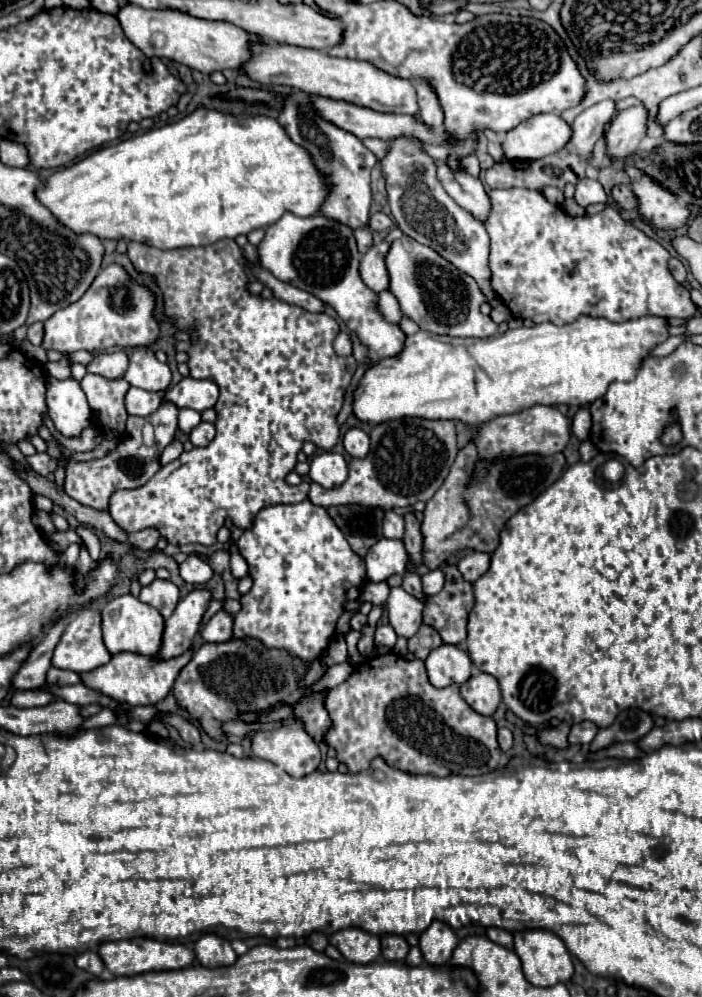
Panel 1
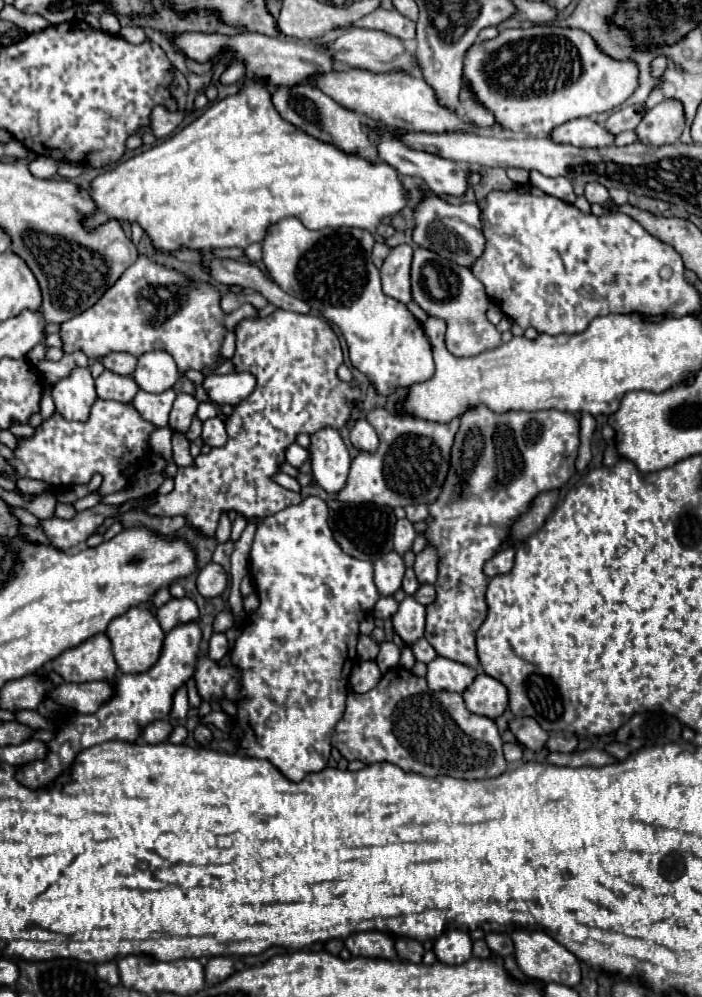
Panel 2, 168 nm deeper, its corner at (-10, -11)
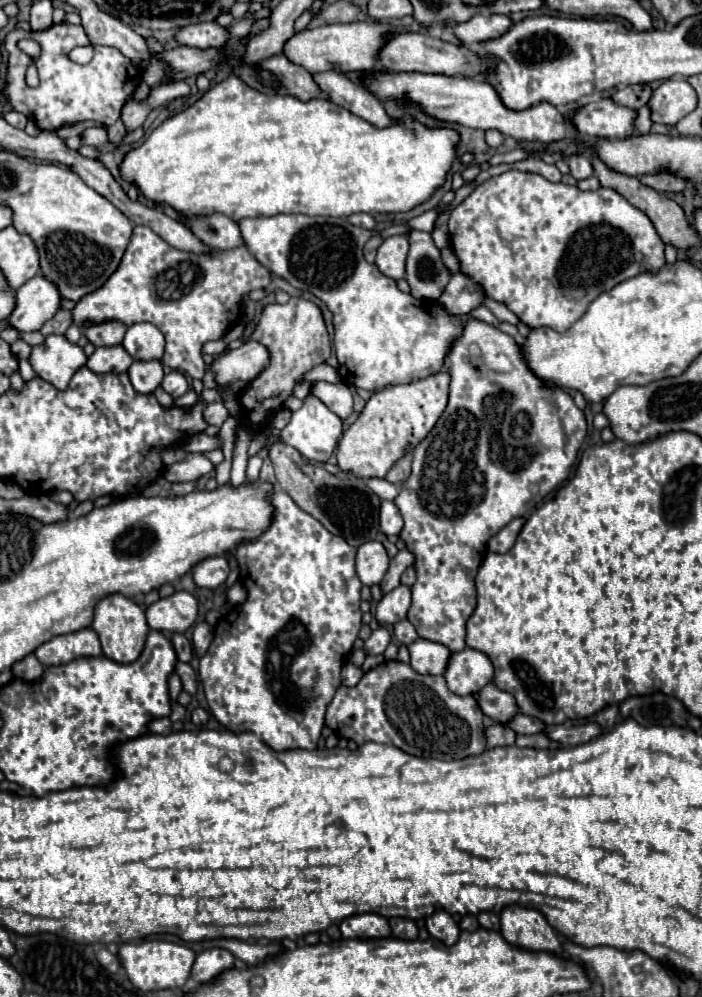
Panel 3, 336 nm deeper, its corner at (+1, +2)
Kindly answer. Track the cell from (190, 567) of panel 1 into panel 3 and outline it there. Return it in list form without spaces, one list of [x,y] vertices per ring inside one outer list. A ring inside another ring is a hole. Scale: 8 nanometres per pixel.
[[[214,556],[214,558],[206,558],[200,564],[196,564],[192,568],[192,576],[194,582],[200,588],[218,588],[220,584],[226,582],[230,574],[230,566],[226,562],[224,556]]]

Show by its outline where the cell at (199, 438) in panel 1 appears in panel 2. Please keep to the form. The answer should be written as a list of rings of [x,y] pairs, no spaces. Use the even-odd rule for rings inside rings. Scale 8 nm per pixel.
[[[219,417],[207,419],[203,423],[203,443],[209,447],[223,447],[227,443],[227,433],[225,433],[225,425]]]

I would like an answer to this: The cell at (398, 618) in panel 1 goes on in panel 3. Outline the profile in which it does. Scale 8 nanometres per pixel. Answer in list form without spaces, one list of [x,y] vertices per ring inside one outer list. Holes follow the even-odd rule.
[[[398,586],[392,592],[388,592],[376,606],[376,620],[386,626],[386,624],[396,624],[398,620],[406,618],[406,612],[410,608],[410,588],[408,586]]]

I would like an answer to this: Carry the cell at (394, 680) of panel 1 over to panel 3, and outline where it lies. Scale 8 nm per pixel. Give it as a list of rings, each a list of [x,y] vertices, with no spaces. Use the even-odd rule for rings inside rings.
[[[384,662],[362,676],[354,686],[340,686],[326,710],[326,726],[356,744],[392,744],[408,754],[456,760],[478,756],[486,750],[482,710],[474,696],[458,696],[448,690],[442,676],[422,676],[410,664]]]

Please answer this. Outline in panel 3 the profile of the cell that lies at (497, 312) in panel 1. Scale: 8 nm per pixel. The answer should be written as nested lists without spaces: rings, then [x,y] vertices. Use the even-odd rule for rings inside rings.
[[[278,214],[272,218],[242,218],[238,228],[260,264],[294,288],[318,296],[334,312],[338,374],[348,386],[378,392],[388,386],[428,378],[440,372],[450,342],[460,338],[472,316],[490,326],[500,324],[484,306],[456,316],[448,314],[436,300],[416,300],[412,294],[400,292],[392,278],[380,274],[362,256],[362,246],[374,232],[352,226],[344,218]]]

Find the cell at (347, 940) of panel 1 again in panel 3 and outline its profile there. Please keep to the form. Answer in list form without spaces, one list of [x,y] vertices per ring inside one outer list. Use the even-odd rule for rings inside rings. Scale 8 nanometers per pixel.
[[[356,914],[339,924],[342,939],[388,938],[388,920],[380,914]]]

